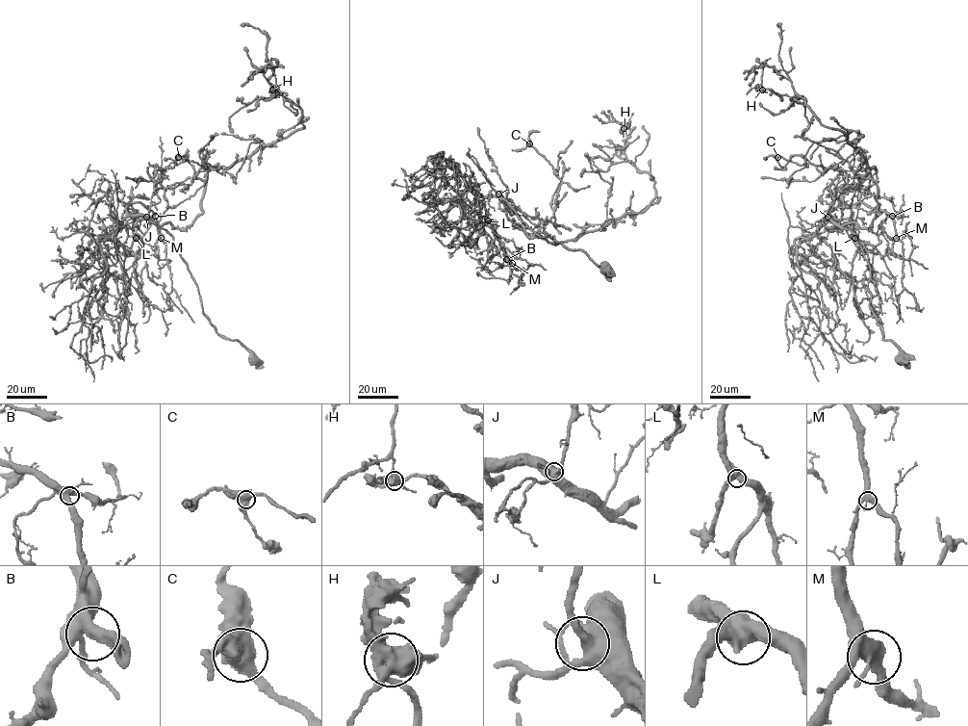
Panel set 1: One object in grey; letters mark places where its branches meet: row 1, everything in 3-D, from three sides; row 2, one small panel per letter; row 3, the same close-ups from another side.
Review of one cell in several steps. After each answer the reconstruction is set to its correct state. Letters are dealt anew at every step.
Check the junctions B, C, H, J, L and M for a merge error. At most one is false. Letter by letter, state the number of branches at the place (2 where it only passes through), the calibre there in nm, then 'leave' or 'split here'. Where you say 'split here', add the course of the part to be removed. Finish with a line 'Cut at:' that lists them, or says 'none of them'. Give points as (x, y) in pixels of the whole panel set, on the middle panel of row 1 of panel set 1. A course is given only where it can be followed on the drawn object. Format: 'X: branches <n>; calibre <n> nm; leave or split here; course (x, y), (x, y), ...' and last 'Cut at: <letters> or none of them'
B: branches 4; calibre 440 nm; leave
C: branches 4; calibre 600 nm; leave
H: branches 5; calibre 650 nm; split here
J: branches 4; calibre 500 nm; leave
L: branches 4; calibre 550 nm; leave
M: branches 4; calibre 440 nm; leave
Cut at: H

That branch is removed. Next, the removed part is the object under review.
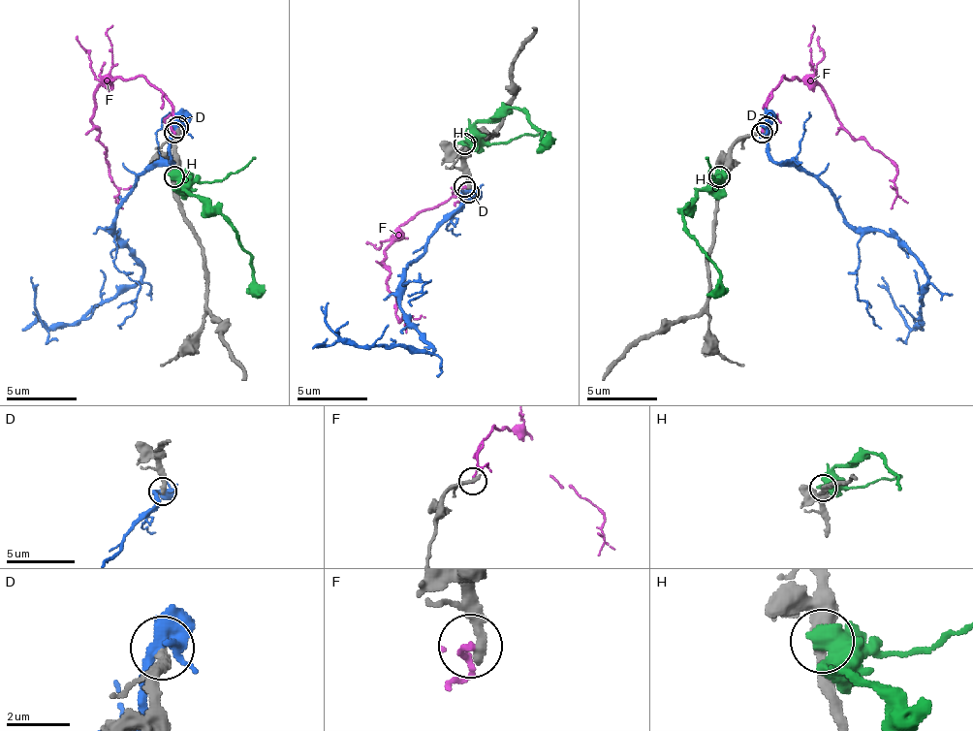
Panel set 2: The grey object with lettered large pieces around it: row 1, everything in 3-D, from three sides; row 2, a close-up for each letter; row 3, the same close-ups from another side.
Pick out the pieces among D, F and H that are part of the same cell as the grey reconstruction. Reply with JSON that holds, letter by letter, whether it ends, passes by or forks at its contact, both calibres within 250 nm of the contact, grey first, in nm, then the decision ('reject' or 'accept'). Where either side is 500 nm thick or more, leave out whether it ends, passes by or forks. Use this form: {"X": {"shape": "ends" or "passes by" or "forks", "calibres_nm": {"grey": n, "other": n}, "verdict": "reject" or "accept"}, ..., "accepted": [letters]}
{"D": {"shape": "forks", "calibres_nm": {"grey": 320, "other": 400}, "verdict": "reject"}, "F": {"shape": "ends", "calibres_nm": {"grey": 340, "other": 170}, "verdict": "reject"}, "H": {"calibres_nm": {"grey": 360, "other": 700}, "verdict": "reject"}, "accepted": []}

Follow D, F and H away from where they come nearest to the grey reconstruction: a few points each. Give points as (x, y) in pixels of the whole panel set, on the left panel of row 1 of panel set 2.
D: (176, 126), (170, 162), (138, 179), (109, 225), (141, 278), (71, 324), (49, 328), (32, 278)
F: (173, 133), (173, 105), (141, 77), (106, 80), (99, 87), (92, 122), (109, 169), (116, 201), (124, 207)
H: (173, 175), (230, 225), (251, 257), (251, 274), (262, 296)

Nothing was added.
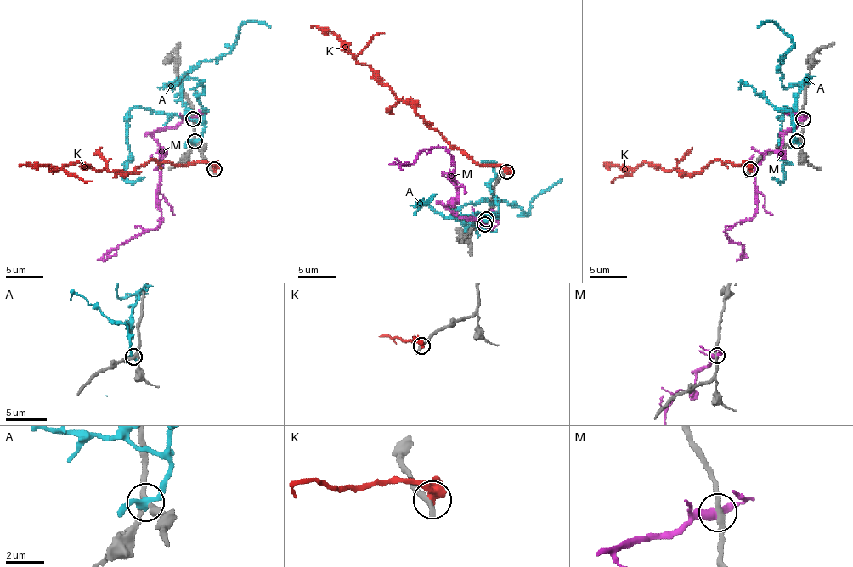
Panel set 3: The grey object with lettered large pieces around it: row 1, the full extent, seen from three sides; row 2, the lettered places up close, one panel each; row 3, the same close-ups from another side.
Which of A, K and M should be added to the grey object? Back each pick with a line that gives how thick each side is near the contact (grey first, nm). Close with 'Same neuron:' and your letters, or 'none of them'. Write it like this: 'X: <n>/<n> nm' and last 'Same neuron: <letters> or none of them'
Same neuron: none of them

